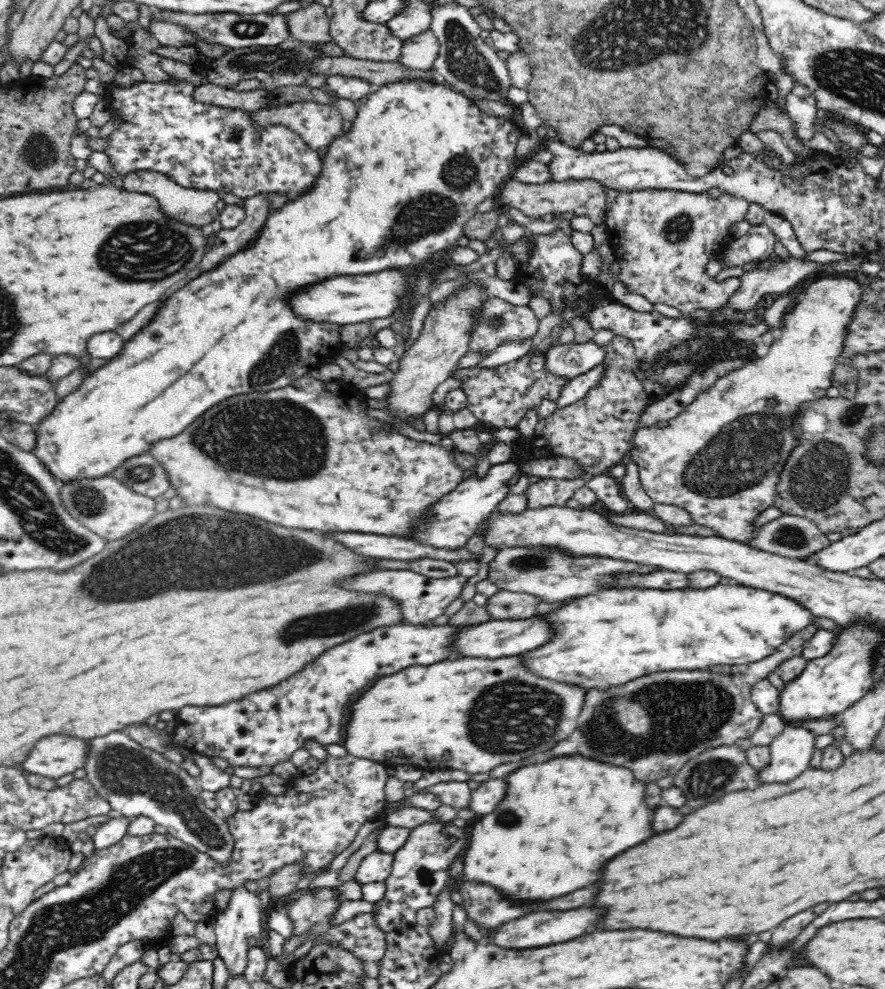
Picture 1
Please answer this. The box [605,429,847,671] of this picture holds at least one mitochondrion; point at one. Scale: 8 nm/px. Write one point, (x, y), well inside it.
(790, 536)

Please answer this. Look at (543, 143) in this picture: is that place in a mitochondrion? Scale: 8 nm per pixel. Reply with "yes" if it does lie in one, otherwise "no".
no

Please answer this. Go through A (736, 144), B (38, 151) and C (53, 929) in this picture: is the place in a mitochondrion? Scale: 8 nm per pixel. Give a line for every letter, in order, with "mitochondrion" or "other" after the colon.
A: other
B: mitochondrion
C: mitochondrion

